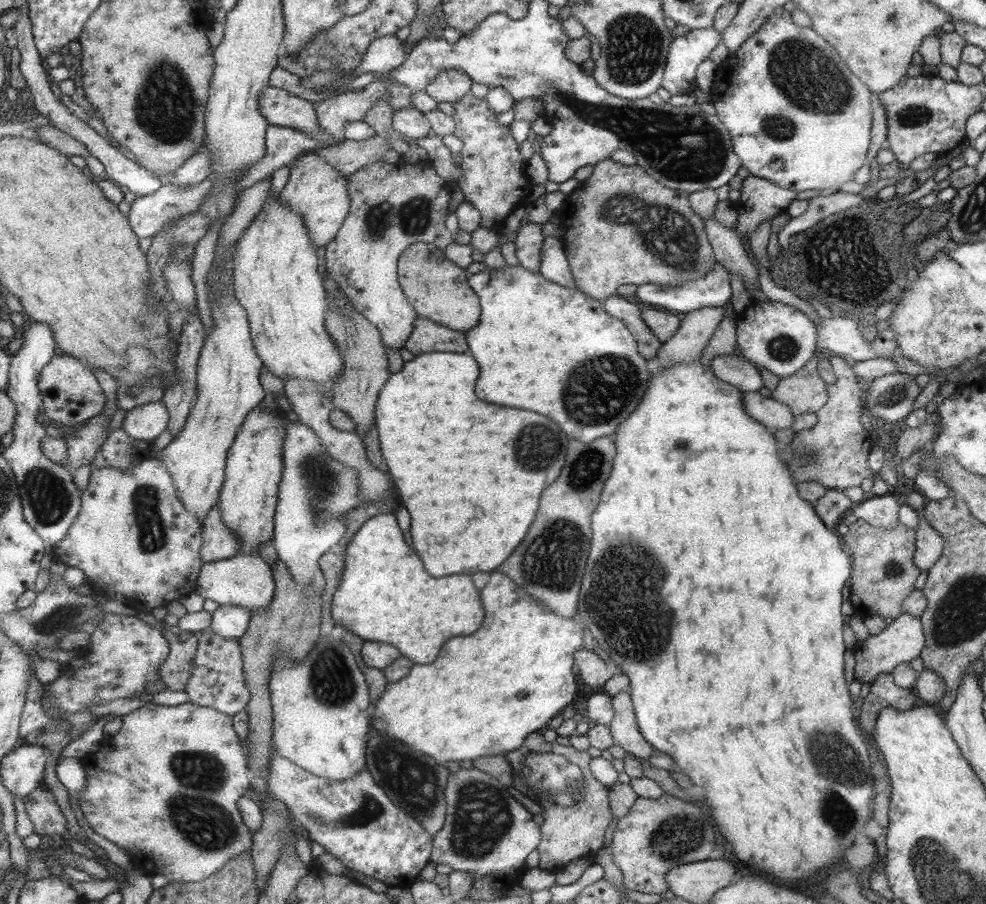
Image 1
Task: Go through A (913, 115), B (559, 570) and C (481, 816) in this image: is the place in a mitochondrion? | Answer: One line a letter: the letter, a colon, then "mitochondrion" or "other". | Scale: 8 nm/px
A: mitochondrion
B: mitochondrion
C: mitochondrion

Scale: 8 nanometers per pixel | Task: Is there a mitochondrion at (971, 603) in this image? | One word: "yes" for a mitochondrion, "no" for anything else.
yes

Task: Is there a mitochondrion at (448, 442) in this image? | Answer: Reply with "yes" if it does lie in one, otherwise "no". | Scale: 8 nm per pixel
no

